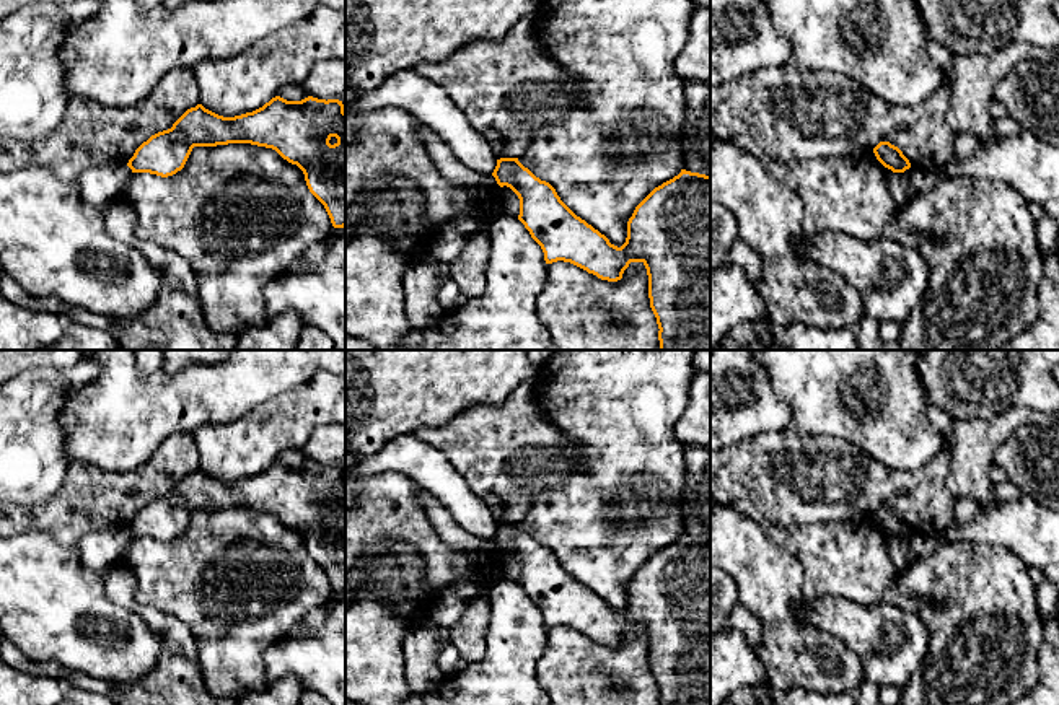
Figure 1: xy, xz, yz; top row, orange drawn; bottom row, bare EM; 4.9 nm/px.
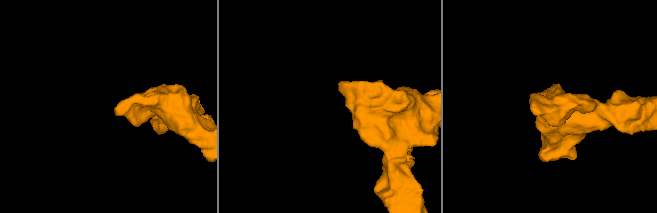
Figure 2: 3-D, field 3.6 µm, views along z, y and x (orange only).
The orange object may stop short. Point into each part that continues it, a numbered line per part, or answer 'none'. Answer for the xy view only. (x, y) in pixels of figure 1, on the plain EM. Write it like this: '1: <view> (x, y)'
none

